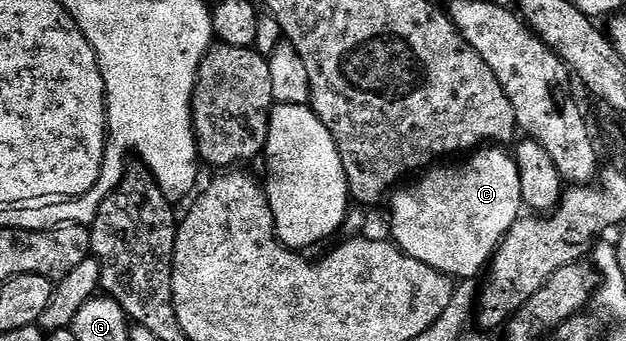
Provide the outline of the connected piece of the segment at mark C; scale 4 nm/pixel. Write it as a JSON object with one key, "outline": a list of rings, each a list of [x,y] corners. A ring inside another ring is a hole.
{"outline":[[[486,145],[472,152],[466,158],[469,160],[458,167],[434,166],[413,181],[418,183],[394,190],[391,195],[393,204],[389,207],[392,242],[417,261],[423,261],[423,265],[431,265],[431,269],[441,271],[444,275],[458,280],[476,280],[488,268],[503,237],[523,211],[517,160],[505,151],[508,150],[501,145]]]}

